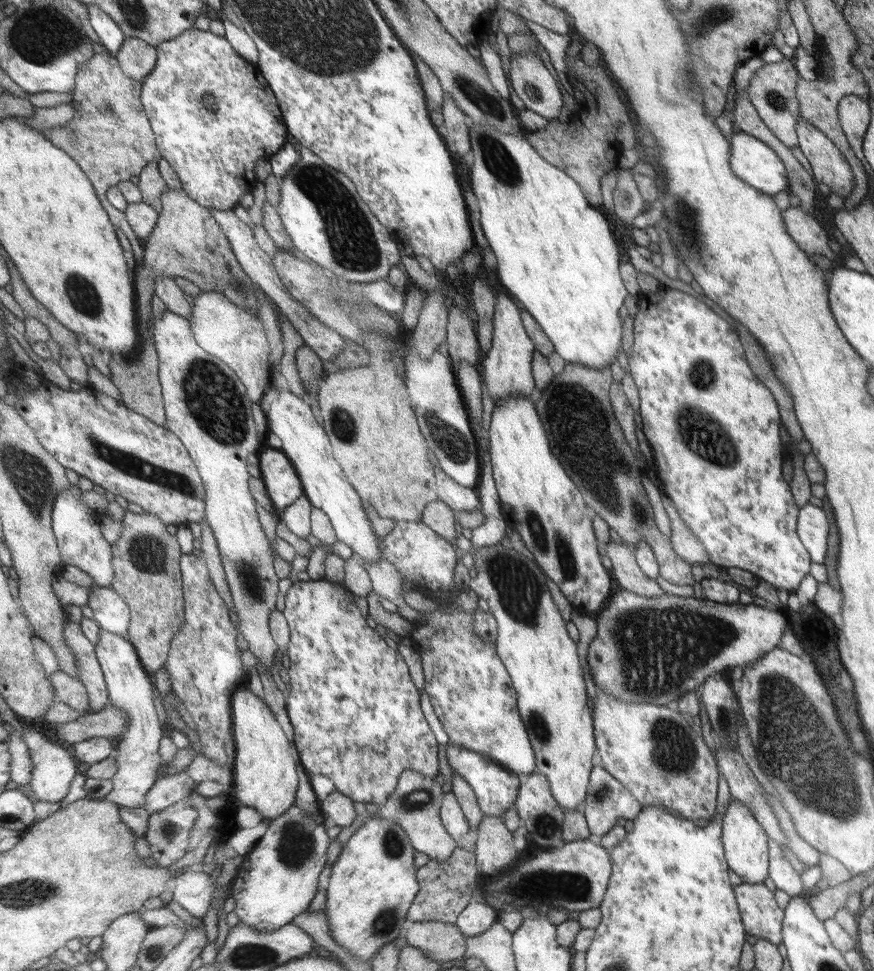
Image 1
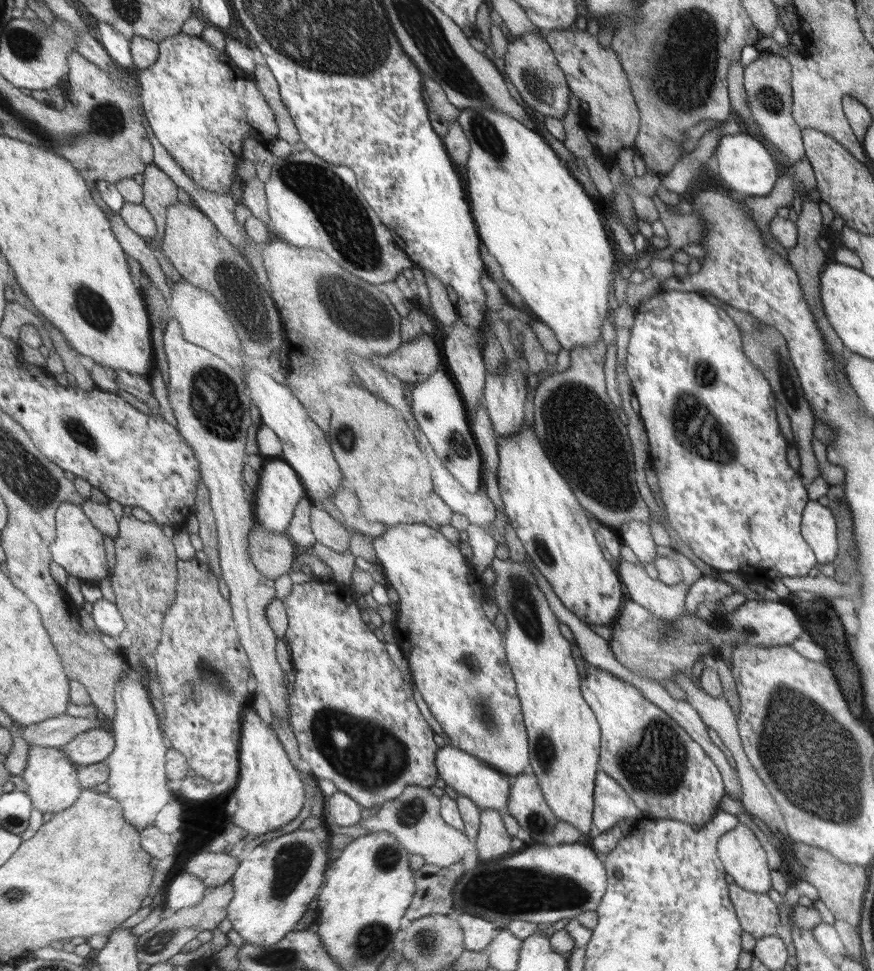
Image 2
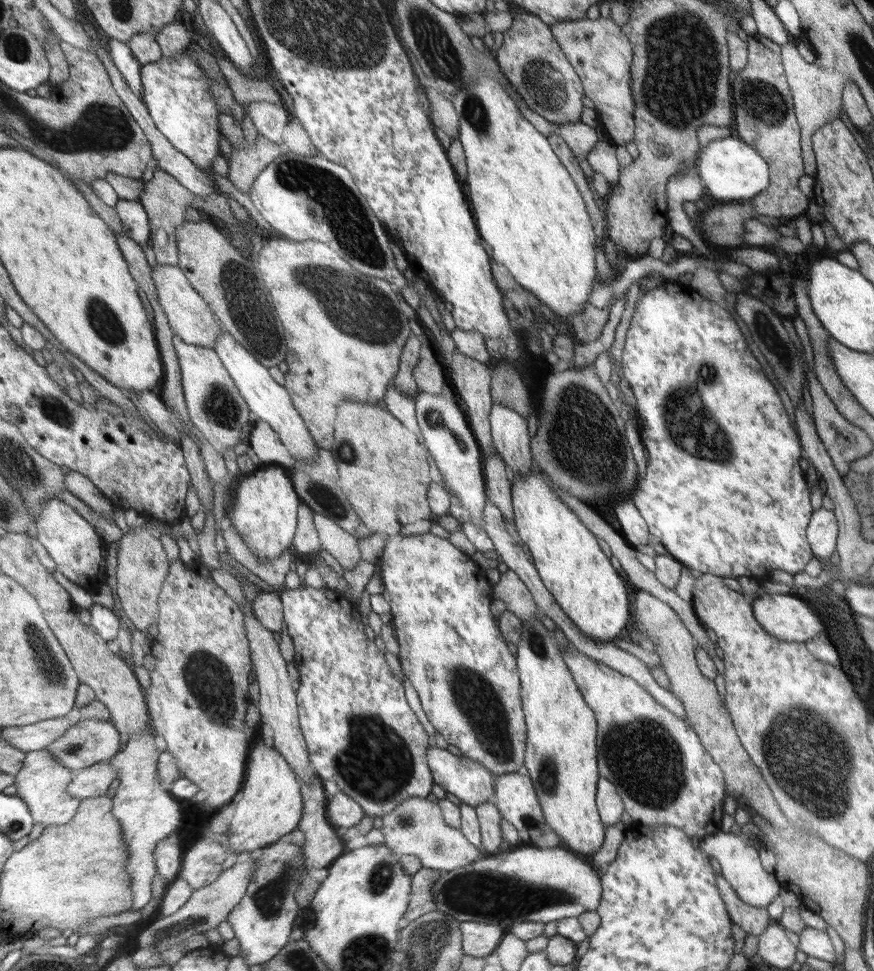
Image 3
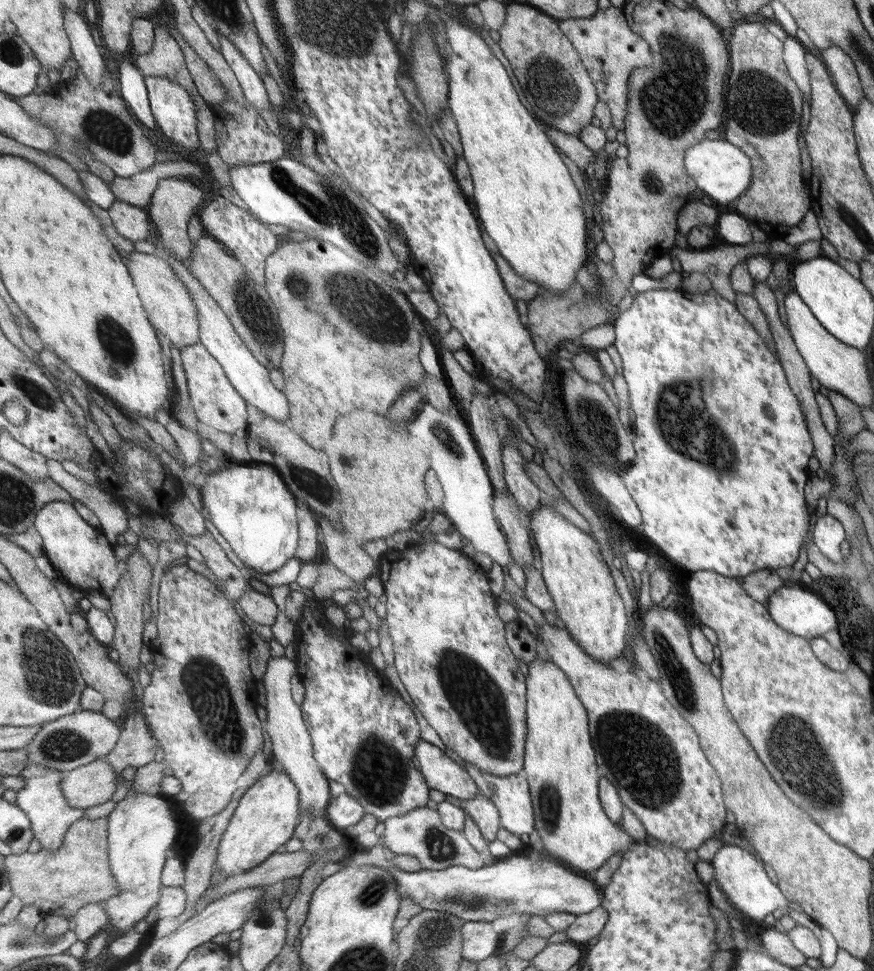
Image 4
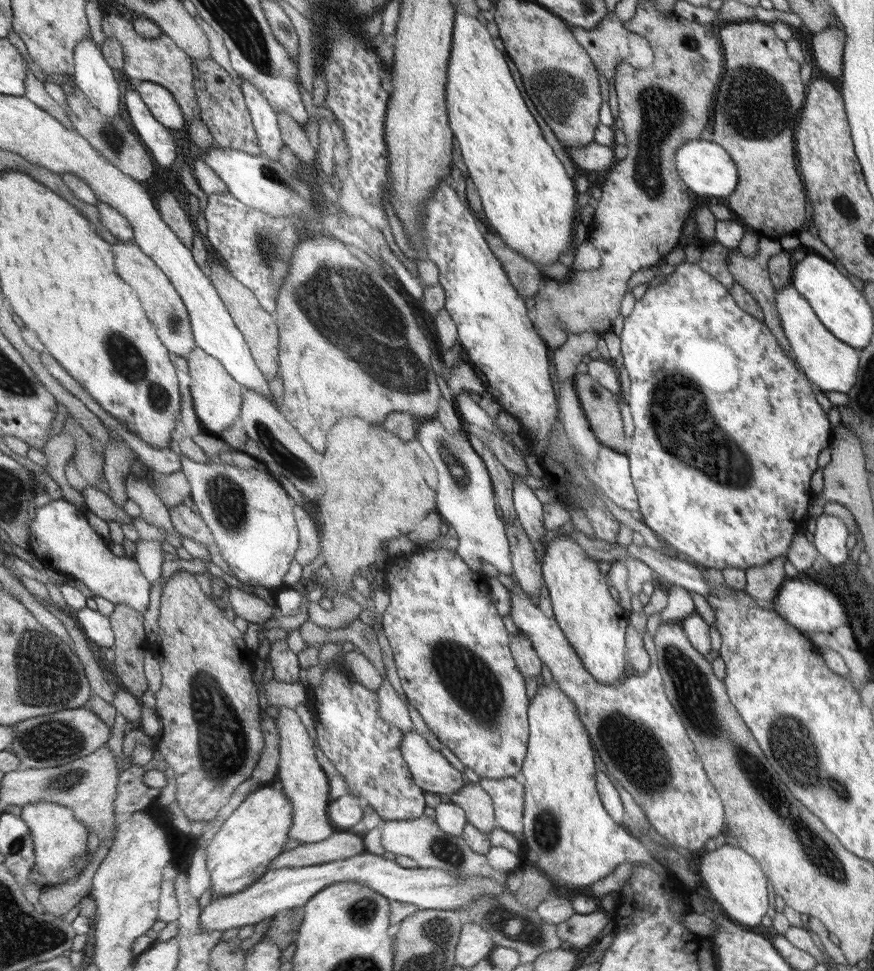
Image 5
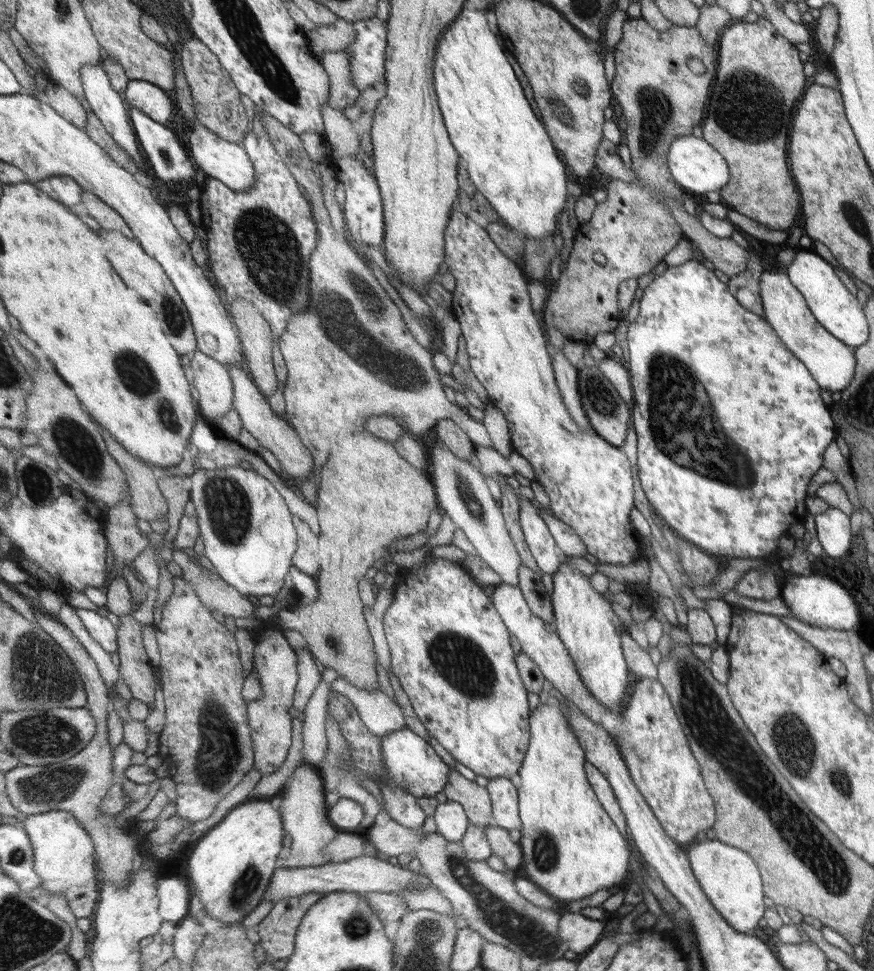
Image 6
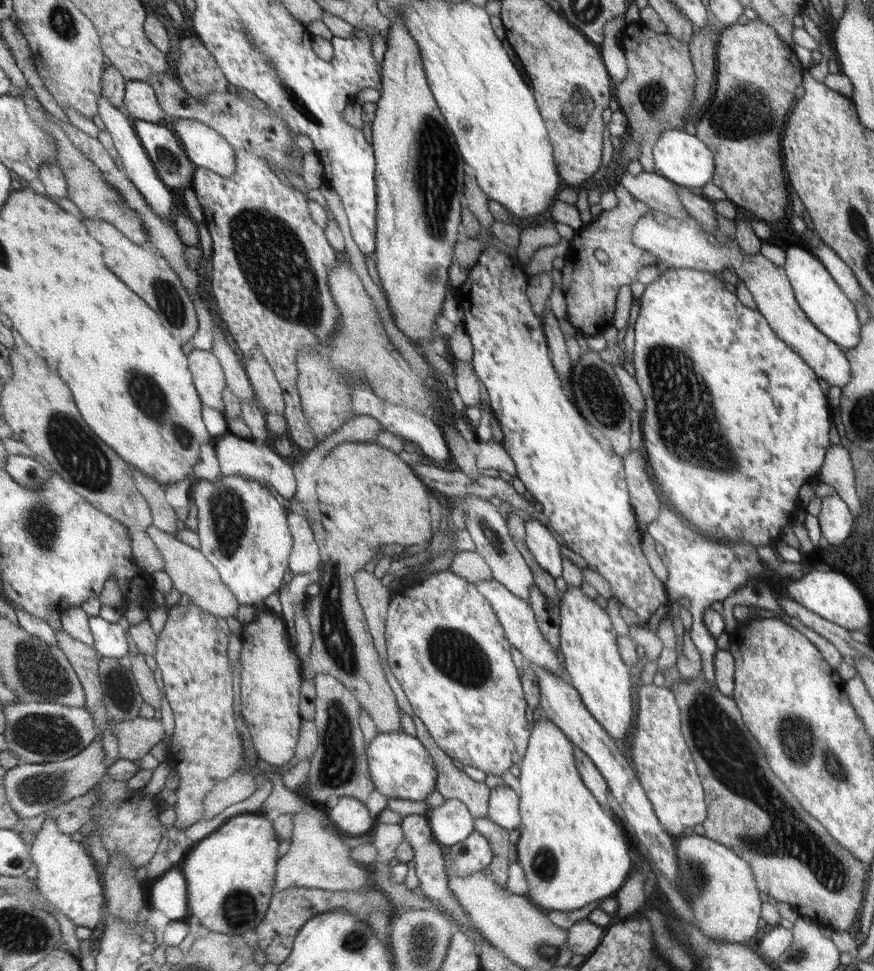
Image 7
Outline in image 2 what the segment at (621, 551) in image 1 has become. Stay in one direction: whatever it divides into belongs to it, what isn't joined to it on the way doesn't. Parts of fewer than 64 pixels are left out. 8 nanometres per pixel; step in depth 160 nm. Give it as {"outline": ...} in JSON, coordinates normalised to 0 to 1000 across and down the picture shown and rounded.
{"outline":[[[711,575],[706,578],[708,583],[705,583],[705,587],[724,620],[731,621],[756,640],[771,640],[783,629],[781,619],[789,607],[787,601],[763,602],[745,596],[732,582]]]}

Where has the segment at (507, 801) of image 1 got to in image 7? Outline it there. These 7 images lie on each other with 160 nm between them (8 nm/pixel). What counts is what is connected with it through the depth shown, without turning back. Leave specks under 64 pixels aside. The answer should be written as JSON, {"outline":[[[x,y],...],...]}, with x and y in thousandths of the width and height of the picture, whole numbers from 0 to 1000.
{"outline":[[[460,752],[431,755],[419,772],[420,794],[428,814],[442,823],[486,825],[487,820],[500,814],[500,795],[491,773],[477,759]]]}

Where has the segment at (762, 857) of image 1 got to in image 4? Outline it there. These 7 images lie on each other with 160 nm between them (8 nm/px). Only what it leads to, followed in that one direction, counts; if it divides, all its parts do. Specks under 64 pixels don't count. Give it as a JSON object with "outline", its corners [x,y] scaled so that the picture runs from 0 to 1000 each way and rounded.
{"outline":[[[840,870],[825,871],[811,888],[817,896],[816,906],[823,909],[826,920],[850,945],[859,950],[871,950],[872,945],[882,941],[884,937],[897,938],[903,935],[892,915],[878,906],[871,890],[851,874],[848,875]]]}

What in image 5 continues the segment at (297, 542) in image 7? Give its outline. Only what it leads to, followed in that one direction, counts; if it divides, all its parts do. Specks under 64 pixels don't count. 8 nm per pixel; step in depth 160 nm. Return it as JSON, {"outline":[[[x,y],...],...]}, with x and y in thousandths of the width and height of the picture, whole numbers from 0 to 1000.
{"outline":[[[338,520],[336,530],[340,535],[342,561],[338,570],[338,577],[347,584],[354,581],[366,568],[363,546],[356,532],[341,520]]]}

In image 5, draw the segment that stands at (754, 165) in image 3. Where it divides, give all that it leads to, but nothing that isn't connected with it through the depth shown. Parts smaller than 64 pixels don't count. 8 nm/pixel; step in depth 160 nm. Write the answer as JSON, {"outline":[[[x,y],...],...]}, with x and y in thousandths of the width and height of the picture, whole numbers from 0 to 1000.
{"outline":[[[791,144],[776,152],[775,176],[777,183],[789,194],[791,198],[816,204],[834,203],[844,192],[844,172],[826,150],[816,145]]]}

